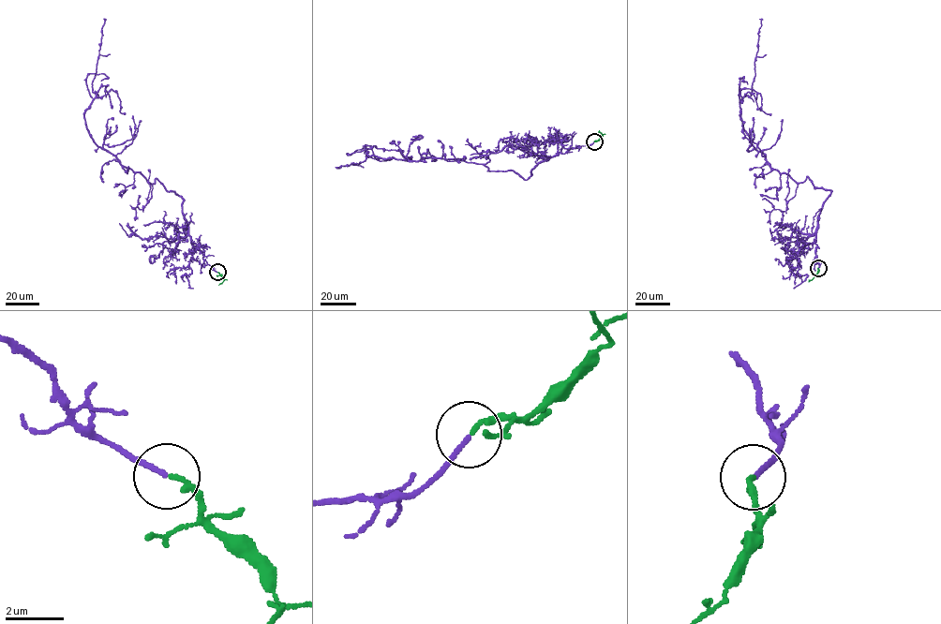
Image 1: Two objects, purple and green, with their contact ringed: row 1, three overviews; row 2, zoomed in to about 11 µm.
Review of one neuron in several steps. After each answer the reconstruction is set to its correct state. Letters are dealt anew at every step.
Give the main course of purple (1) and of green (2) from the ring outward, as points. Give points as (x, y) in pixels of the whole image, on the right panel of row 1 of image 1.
1: (818, 268), (818, 215), (831, 191), (772, 169), (742, 123), (759, 19)
2: (818, 268), (809, 281)

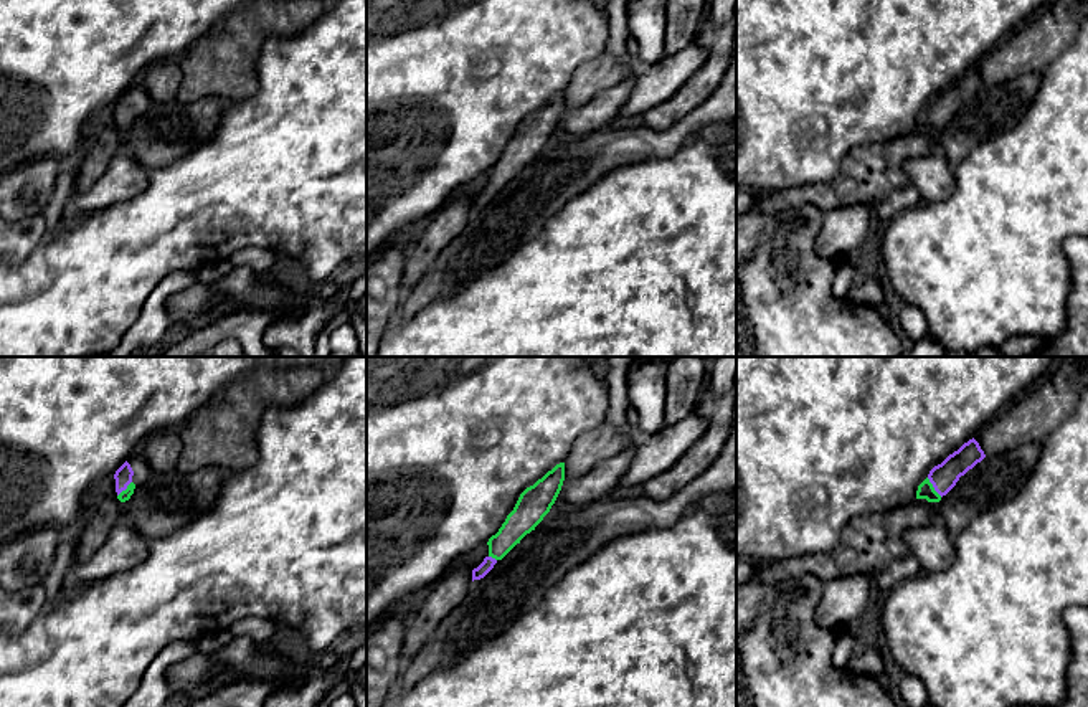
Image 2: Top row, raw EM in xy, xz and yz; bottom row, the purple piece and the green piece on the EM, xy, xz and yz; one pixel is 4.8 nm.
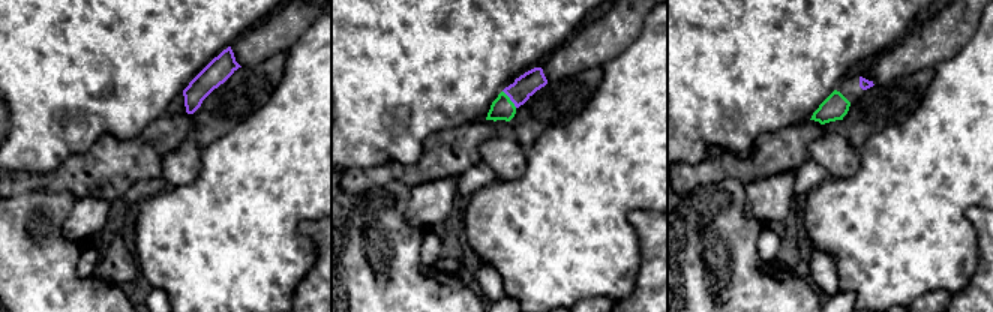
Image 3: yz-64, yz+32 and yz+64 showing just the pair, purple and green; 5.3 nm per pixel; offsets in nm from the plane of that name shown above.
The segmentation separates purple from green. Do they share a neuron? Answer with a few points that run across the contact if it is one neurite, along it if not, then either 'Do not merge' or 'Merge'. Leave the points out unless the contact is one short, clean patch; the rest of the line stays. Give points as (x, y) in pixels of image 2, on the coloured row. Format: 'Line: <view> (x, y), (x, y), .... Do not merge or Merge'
Line: yz (943, 476), (933, 486), (925, 489). Merge

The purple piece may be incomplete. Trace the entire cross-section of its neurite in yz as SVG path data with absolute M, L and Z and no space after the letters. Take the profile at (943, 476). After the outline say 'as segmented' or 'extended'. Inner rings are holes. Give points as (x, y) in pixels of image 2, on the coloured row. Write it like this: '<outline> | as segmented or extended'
M972 438L964 443L958 451L949 454L941 464L934 466L928 477L918 486L916 499L928 502L939 502L977 463L986 458L979 443Z | extended

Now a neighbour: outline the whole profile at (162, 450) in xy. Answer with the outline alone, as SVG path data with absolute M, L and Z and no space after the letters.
M178 428L154 431L139 449L154 472L168 472L177 469L183 451L183 441Z

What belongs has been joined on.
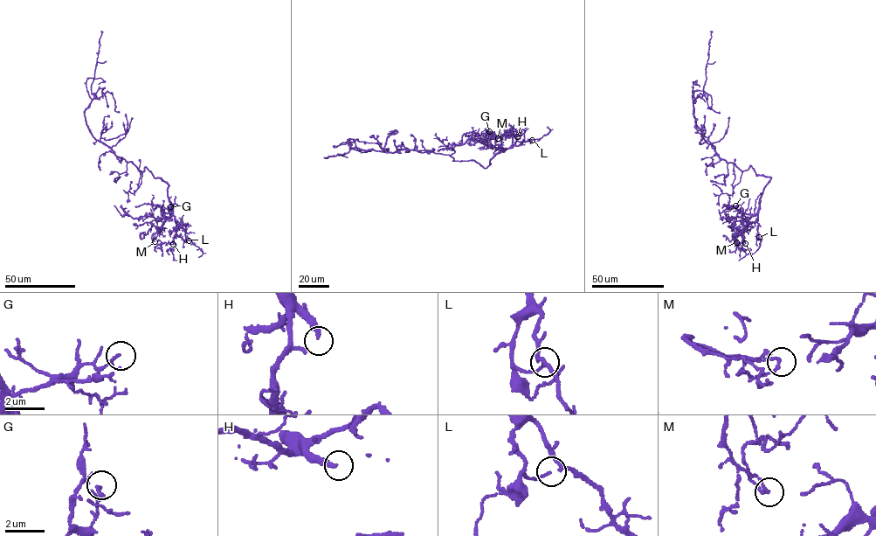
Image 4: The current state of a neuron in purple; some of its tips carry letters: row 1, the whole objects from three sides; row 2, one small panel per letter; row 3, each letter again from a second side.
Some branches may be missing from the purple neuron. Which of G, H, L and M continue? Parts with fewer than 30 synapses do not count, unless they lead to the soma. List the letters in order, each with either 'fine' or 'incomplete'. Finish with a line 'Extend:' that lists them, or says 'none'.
G: fine
H: incomplete
L: fine
M: fine
Extend: H

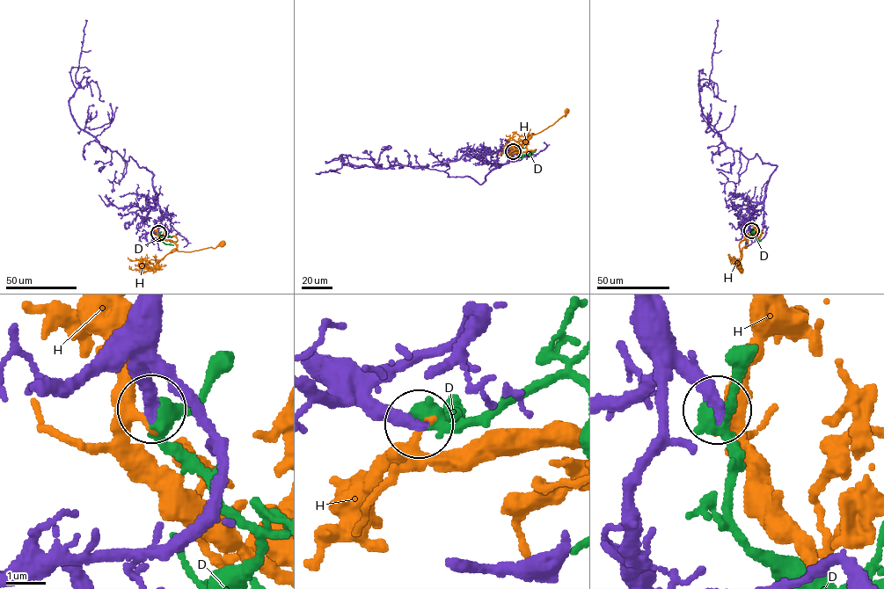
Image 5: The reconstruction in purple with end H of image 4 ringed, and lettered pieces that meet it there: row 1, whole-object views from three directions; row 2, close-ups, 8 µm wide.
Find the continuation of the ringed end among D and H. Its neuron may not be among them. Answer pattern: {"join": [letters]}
{"join": ["D"]}

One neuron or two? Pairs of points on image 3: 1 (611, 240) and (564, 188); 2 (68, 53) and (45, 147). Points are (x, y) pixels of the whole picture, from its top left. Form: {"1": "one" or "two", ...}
{"1": "one", "2": "one"}

